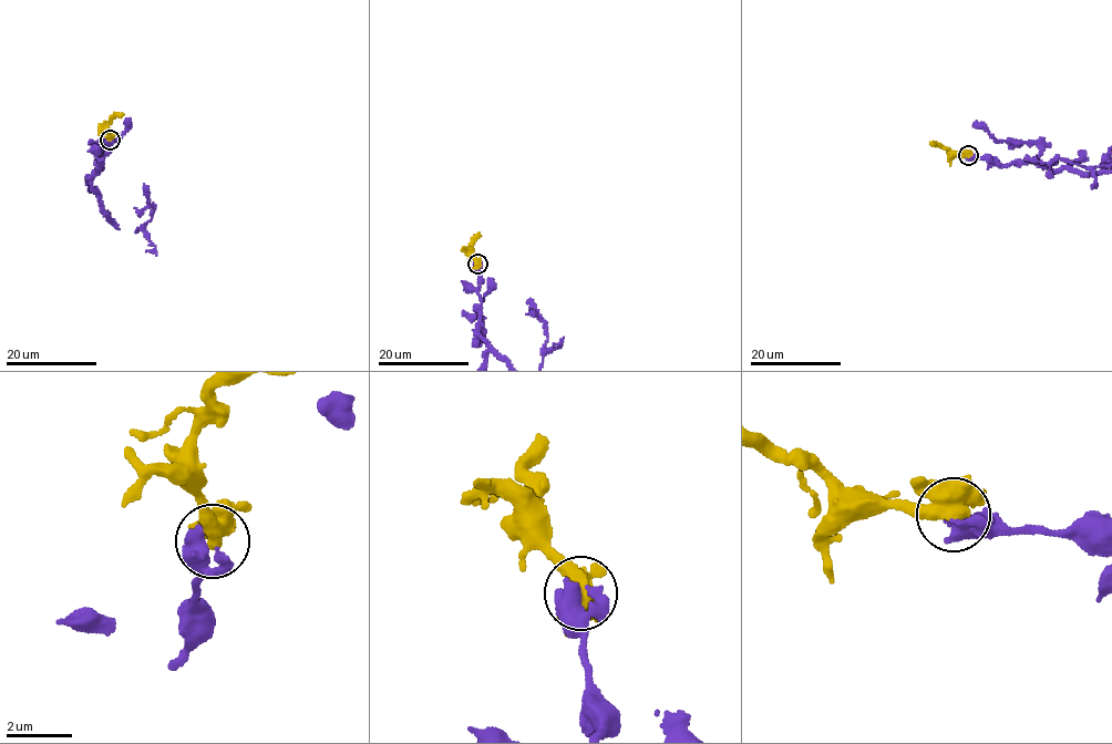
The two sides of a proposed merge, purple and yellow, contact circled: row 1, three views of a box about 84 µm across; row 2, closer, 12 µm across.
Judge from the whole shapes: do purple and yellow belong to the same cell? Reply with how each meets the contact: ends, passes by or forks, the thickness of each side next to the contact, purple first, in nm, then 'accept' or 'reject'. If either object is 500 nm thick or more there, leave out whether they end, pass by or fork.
purple passes by; yellow forks; calibres 480 and 440 nm; reject

